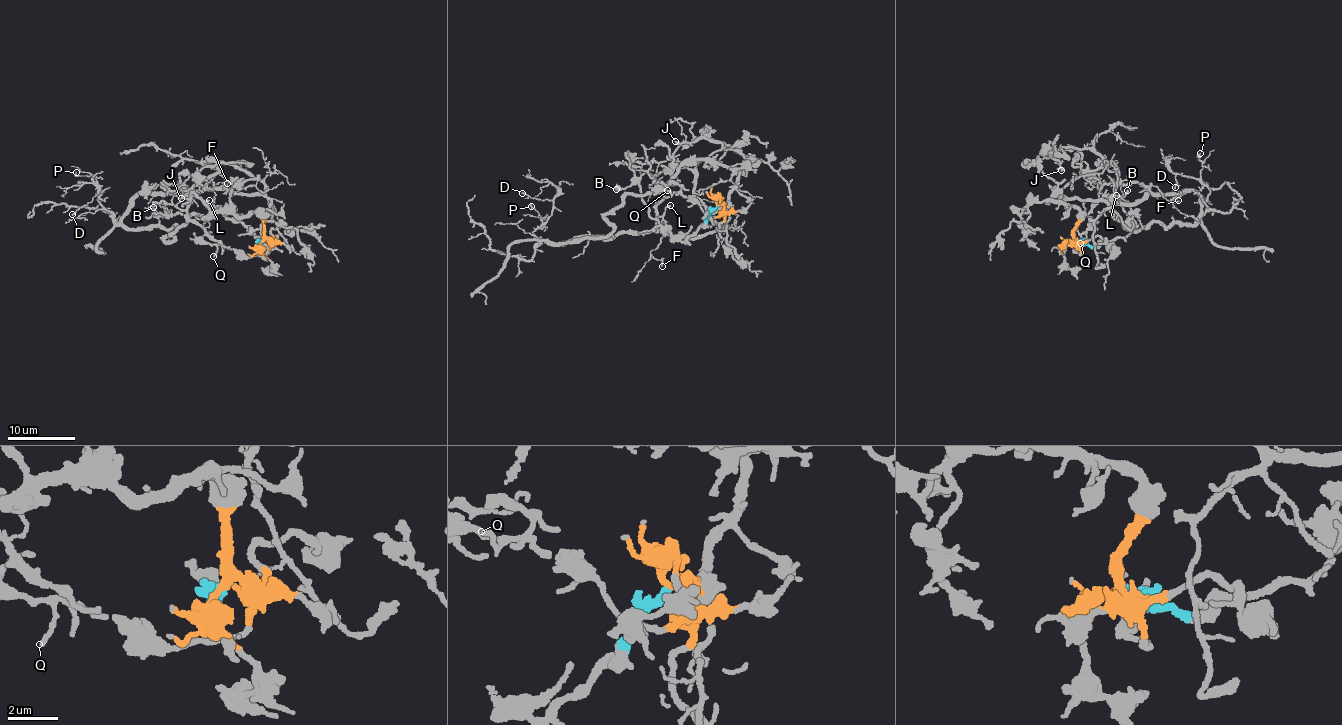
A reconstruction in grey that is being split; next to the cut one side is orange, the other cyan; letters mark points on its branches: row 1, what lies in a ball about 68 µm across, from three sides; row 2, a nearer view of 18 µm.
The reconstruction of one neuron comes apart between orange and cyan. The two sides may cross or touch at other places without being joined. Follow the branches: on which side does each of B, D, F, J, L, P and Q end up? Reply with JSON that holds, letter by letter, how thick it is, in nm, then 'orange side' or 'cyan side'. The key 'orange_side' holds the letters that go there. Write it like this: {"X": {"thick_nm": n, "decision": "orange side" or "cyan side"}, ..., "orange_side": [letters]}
{"B": {"thick_nm": 200, "decision": "cyan side"}, "D": {"thick_nm": 120, "decision": "orange side"}, "F": {"thick_nm": 100, "decision": "orange side"}, "J": {"thick_nm": 320, "decision": "orange side"}, "L": {"thick_nm": 200, "decision": "cyan side"}, "P": {"thick_nm": 120, "decision": "orange side"}, "Q": {"thick_nm": 170, "decision": "orange side"}, "orange_side": ["D", "F", "J", "P", "Q"]}

